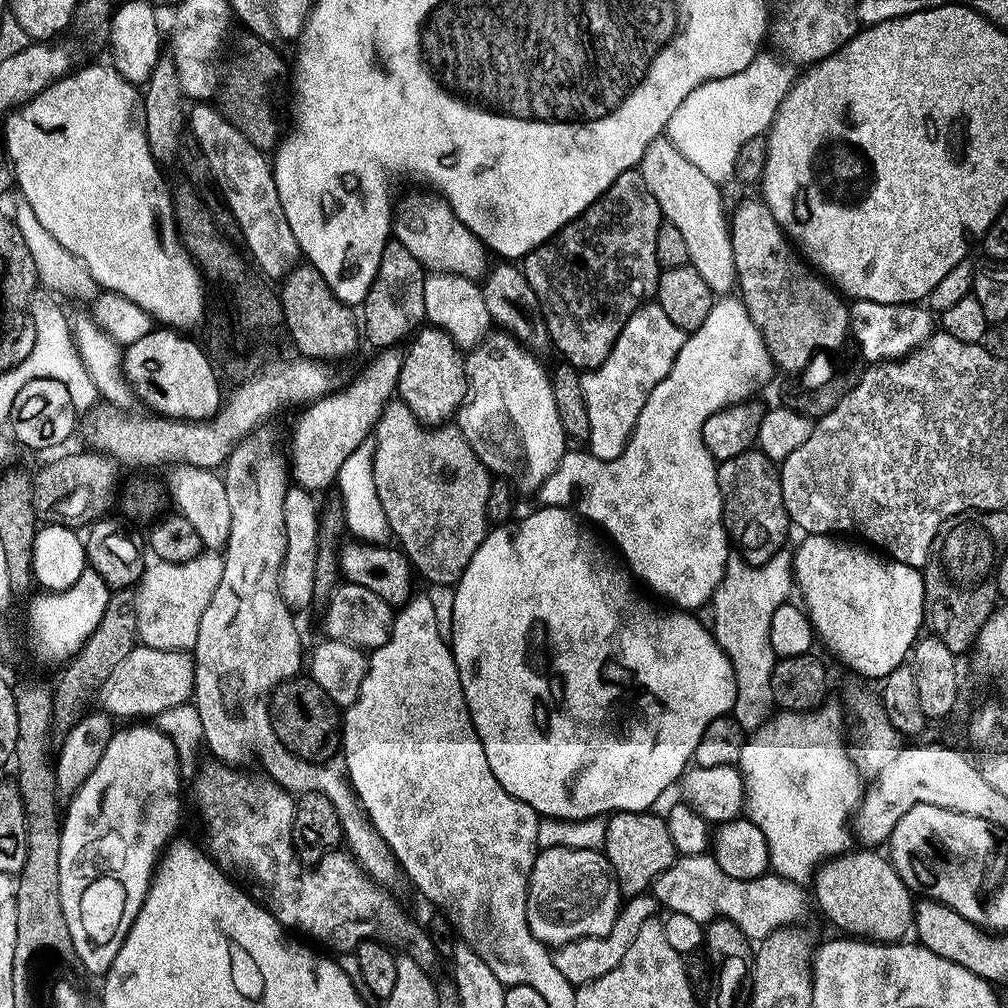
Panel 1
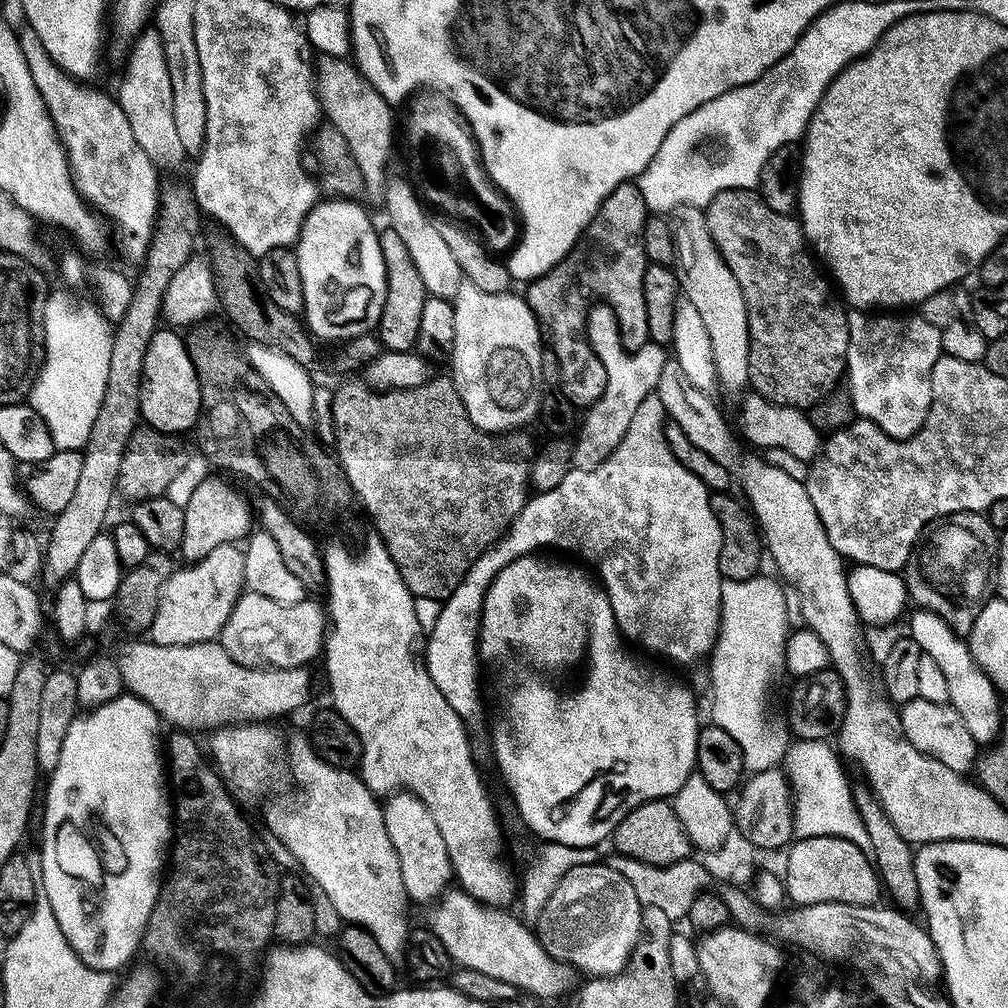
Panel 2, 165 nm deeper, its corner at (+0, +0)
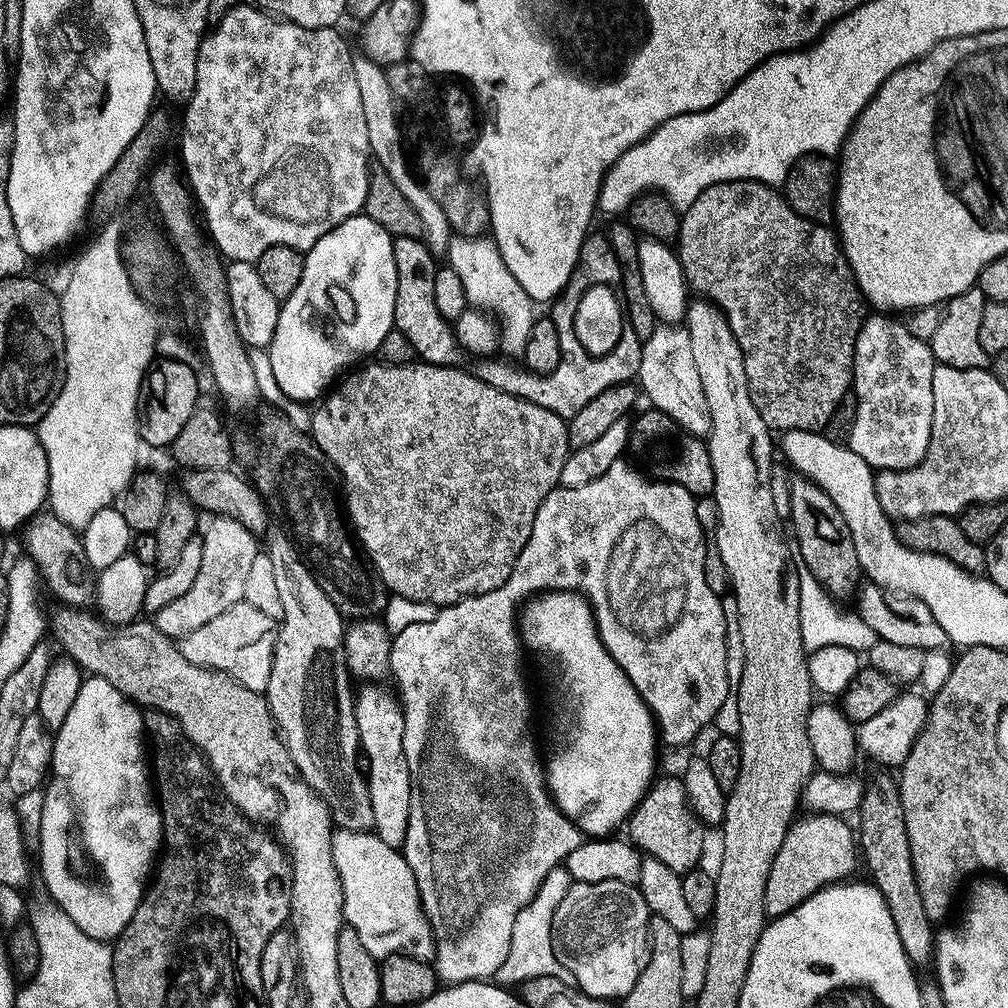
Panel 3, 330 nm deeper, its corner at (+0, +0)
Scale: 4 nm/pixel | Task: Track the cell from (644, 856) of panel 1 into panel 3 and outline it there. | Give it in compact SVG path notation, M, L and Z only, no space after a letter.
M662 776L636 803L635 810L626 821L626 836L645 857L663 862L664 865L670 866L670 870L683 874L697 867L706 828L688 802L681 777Z

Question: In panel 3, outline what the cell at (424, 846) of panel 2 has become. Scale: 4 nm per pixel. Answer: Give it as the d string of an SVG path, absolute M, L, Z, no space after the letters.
M368 682L364 688L355 693L356 702L356 725L360 735L360 747L363 759L368 759L366 764L366 779L368 782L368 793L370 794L370 810L374 810L373 831L388 846L401 849L404 844L406 825L410 818L410 794L412 793L412 783L410 782L410 770L406 762L406 754L402 746L404 737L404 710L395 695L392 696L381 685L376 682Z

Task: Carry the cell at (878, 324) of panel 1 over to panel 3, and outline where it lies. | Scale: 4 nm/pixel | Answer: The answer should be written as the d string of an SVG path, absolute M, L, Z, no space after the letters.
M868 314L854 346L852 388L856 398L856 421L847 447L858 454L873 470L901 472L918 466L930 446L932 415L934 414L934 370L937 362L932 357L932 345L910 334L903 319L888 314Z

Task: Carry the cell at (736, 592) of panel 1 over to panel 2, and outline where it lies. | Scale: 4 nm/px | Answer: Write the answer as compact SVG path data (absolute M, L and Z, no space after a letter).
M757 574L751 580L724 580L720 585L720 633L712 649L710 659L710 720L726 730L741 747L744 767L749 773L775 768L783 761L788 750L790 736L787 731L767 732L764 729L764 695L772 675L784 662L784 641L791 627L803 623L801 599L792 585L785 585L784 592L765 574Z

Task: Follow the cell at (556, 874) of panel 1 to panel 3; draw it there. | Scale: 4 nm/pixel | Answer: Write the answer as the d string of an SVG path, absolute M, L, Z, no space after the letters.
M624 881L573 883L568 893L554 910L552 942L558 962L573 975L576 987L599 1000L619 1001L638 982L640 970L647 966L650 955L648 938L648 904L639 887Z

